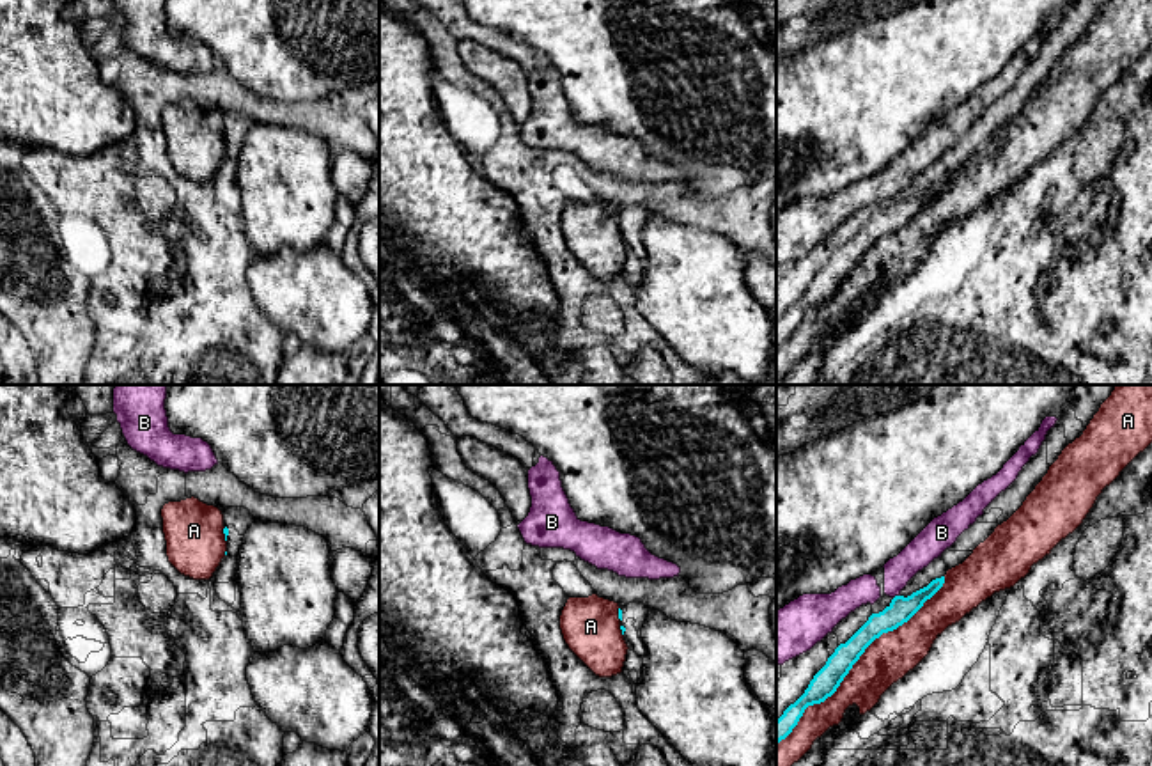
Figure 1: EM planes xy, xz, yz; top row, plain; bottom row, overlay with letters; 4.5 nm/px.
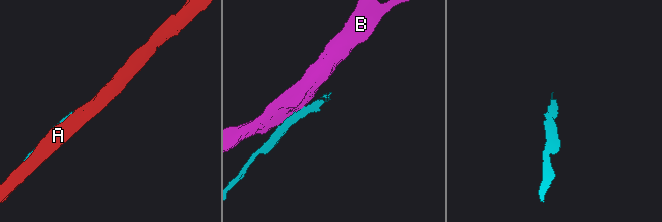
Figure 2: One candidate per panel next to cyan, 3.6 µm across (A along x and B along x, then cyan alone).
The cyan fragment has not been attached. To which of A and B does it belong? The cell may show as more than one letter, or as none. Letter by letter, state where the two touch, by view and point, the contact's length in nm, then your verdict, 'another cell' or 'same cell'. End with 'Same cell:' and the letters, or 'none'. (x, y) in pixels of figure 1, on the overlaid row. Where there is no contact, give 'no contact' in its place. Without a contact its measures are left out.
A: yz (858, 658) | 1050 nm | another cell
B: yz (895, 596) | 40 nm | another cell
Same cell: none

